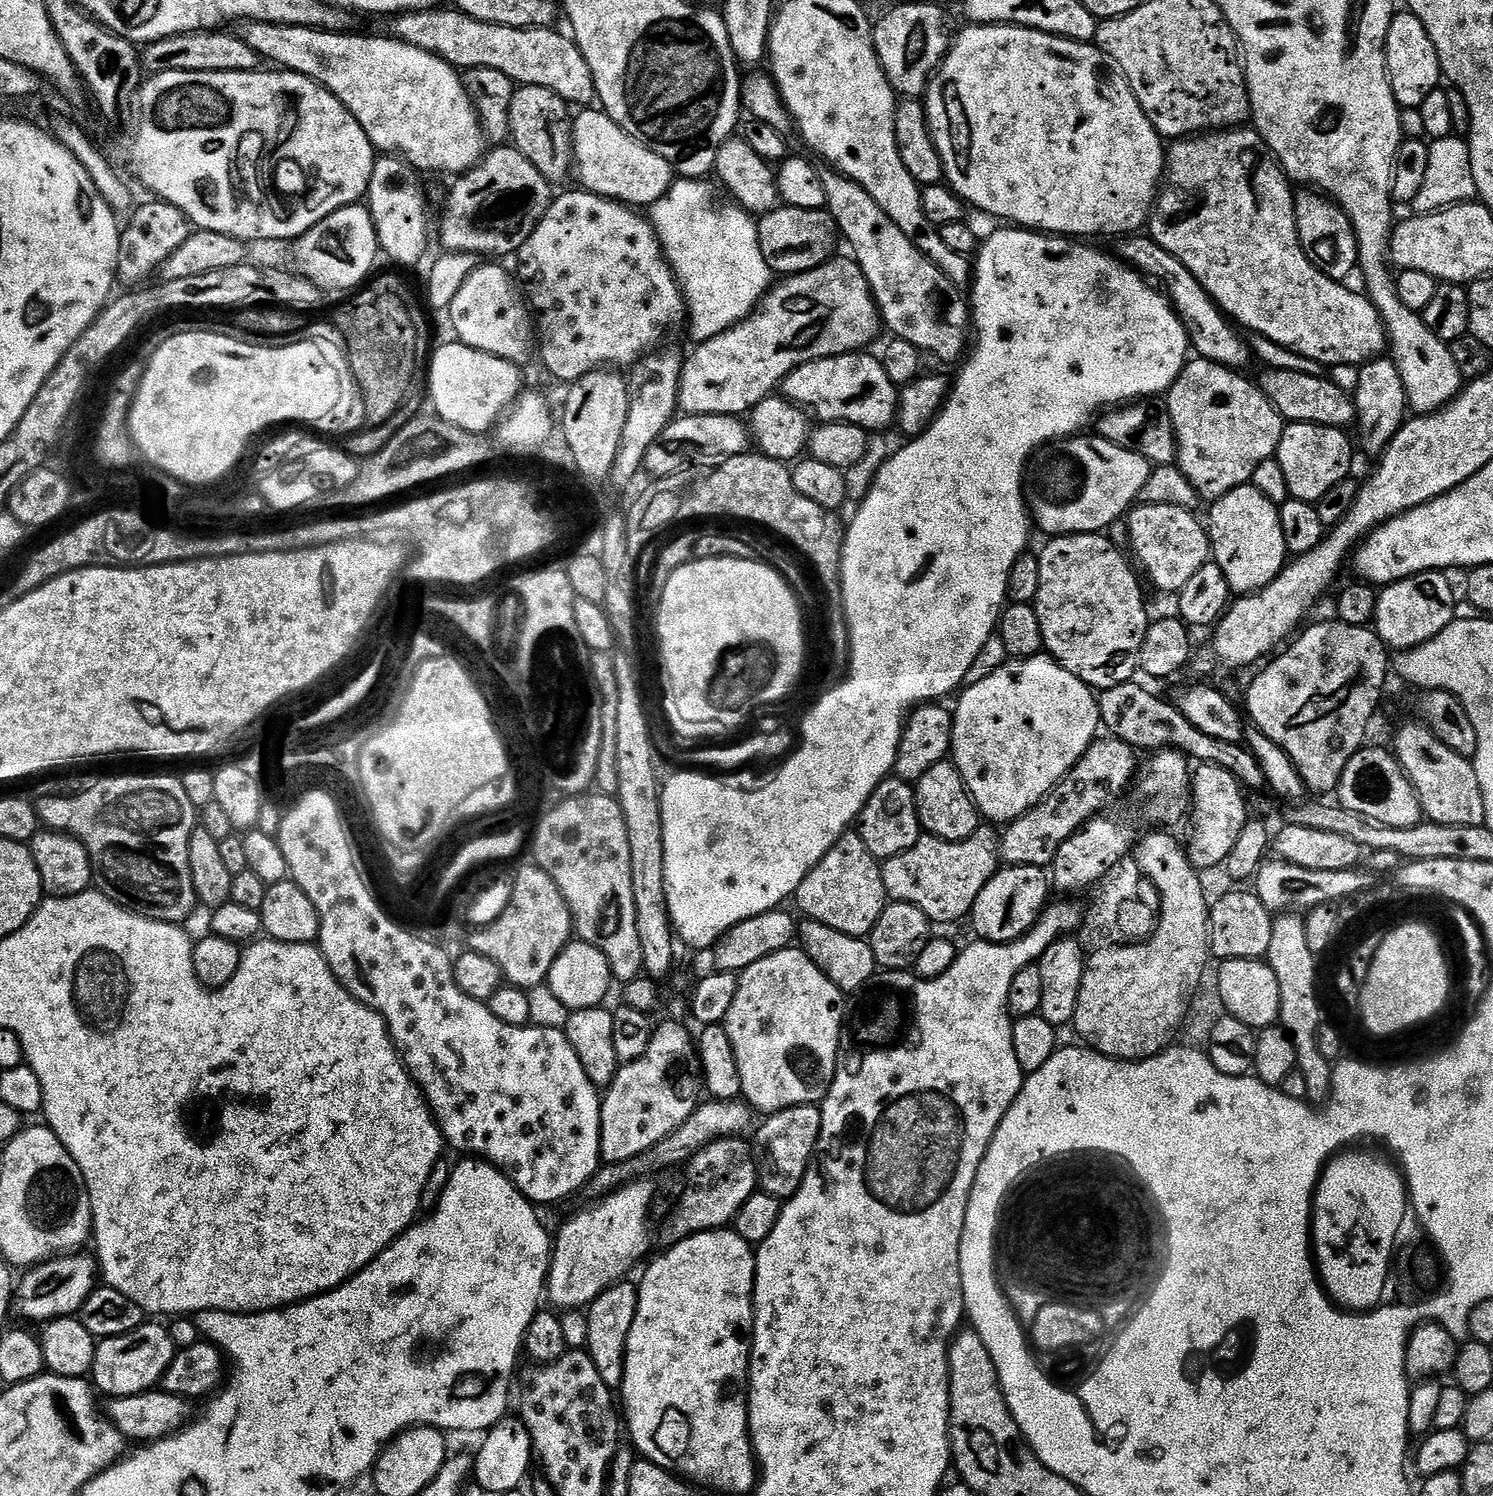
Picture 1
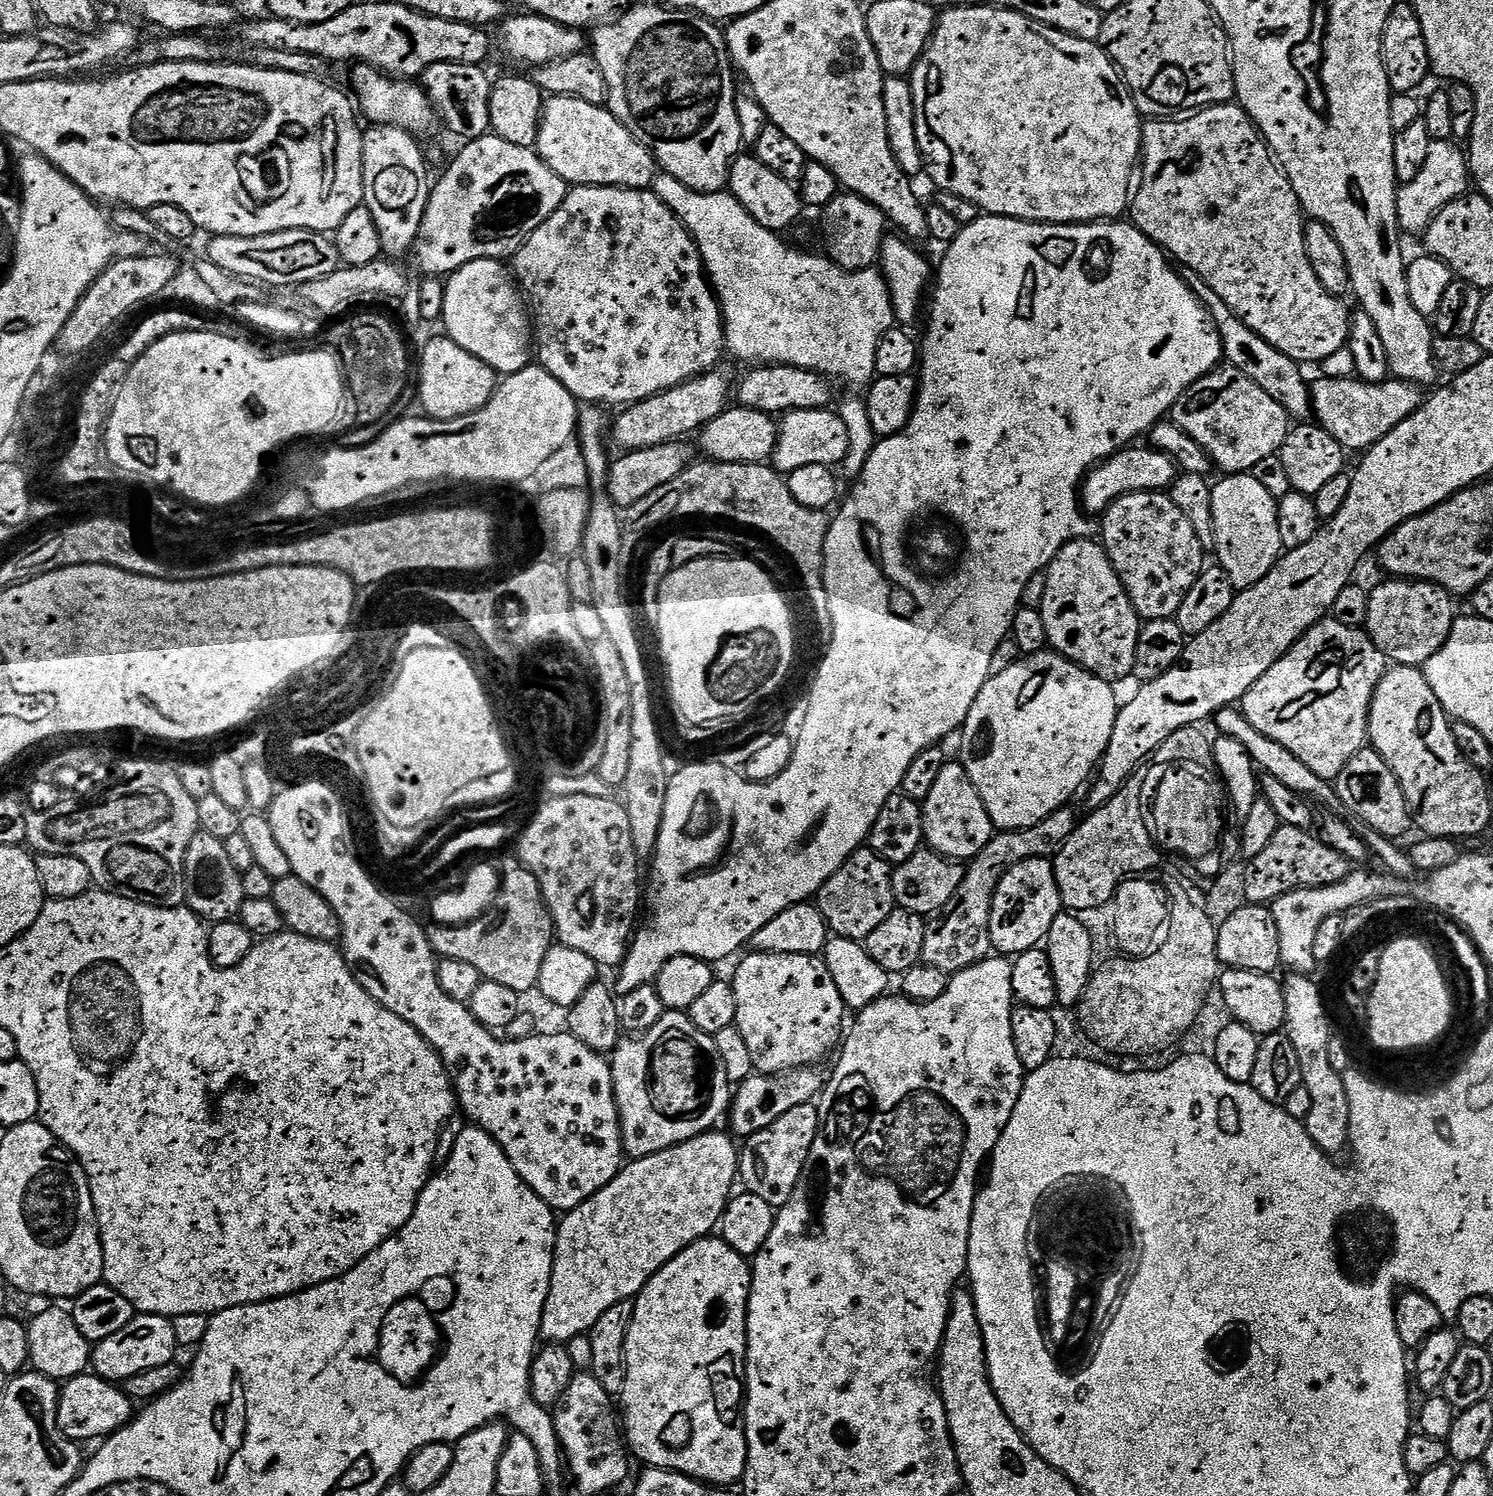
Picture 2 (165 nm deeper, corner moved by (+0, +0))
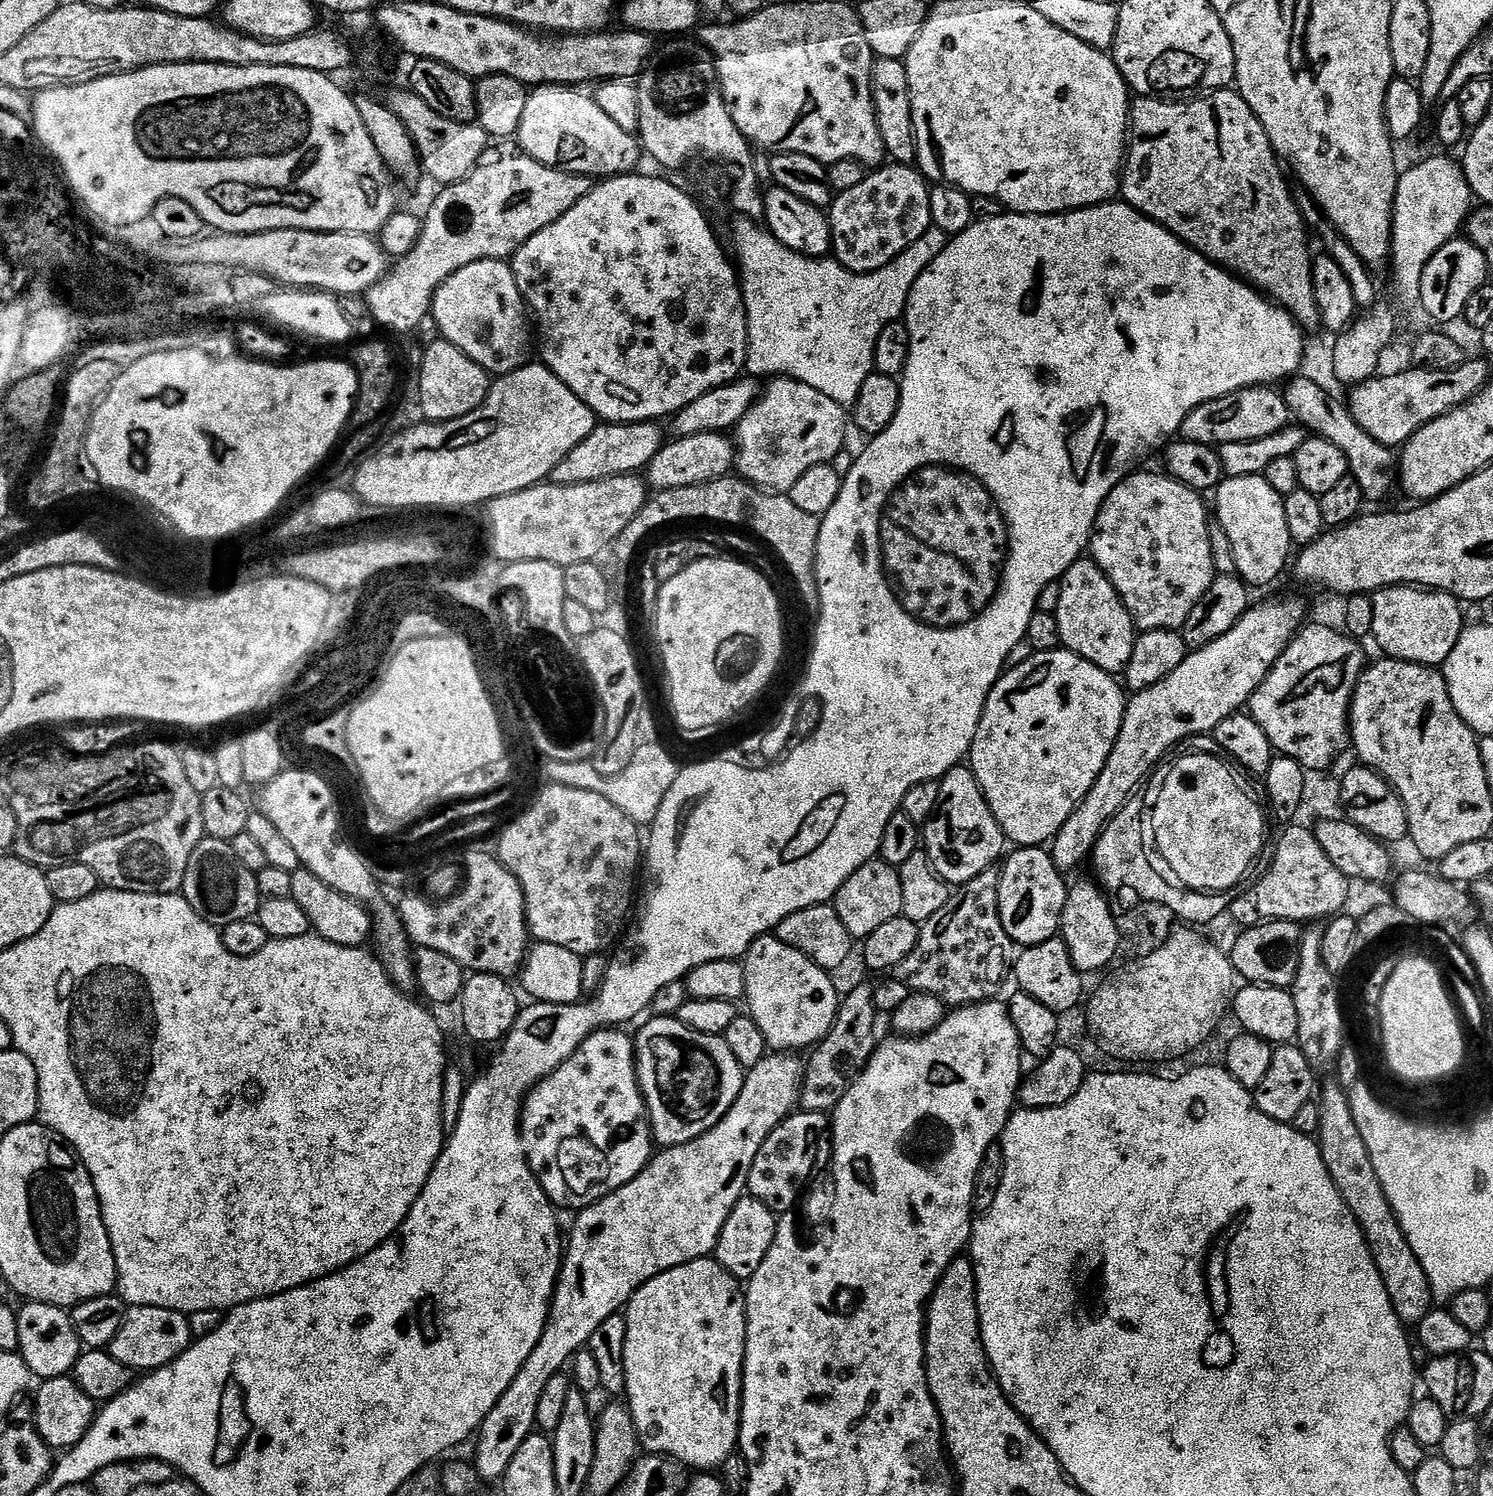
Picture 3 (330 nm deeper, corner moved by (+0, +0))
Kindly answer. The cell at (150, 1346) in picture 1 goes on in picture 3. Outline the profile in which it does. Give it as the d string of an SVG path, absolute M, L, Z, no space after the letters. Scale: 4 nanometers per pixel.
M132 1306L129 1307L128 1317L122 1322L118 1334L113 1338L107 1347L107 1351L122 1366L131 1368L140 1374L148 1374L157 1368L166 1368L176 1363L182 1353L193 1343L192 1327L188 1324L188 1316L174 1310L162 1310L158 1306Z

